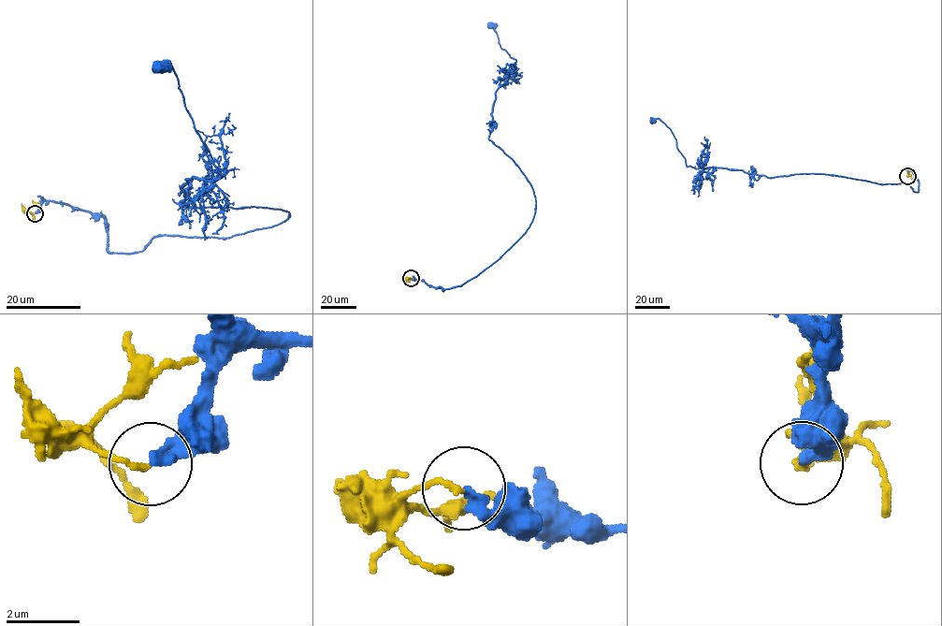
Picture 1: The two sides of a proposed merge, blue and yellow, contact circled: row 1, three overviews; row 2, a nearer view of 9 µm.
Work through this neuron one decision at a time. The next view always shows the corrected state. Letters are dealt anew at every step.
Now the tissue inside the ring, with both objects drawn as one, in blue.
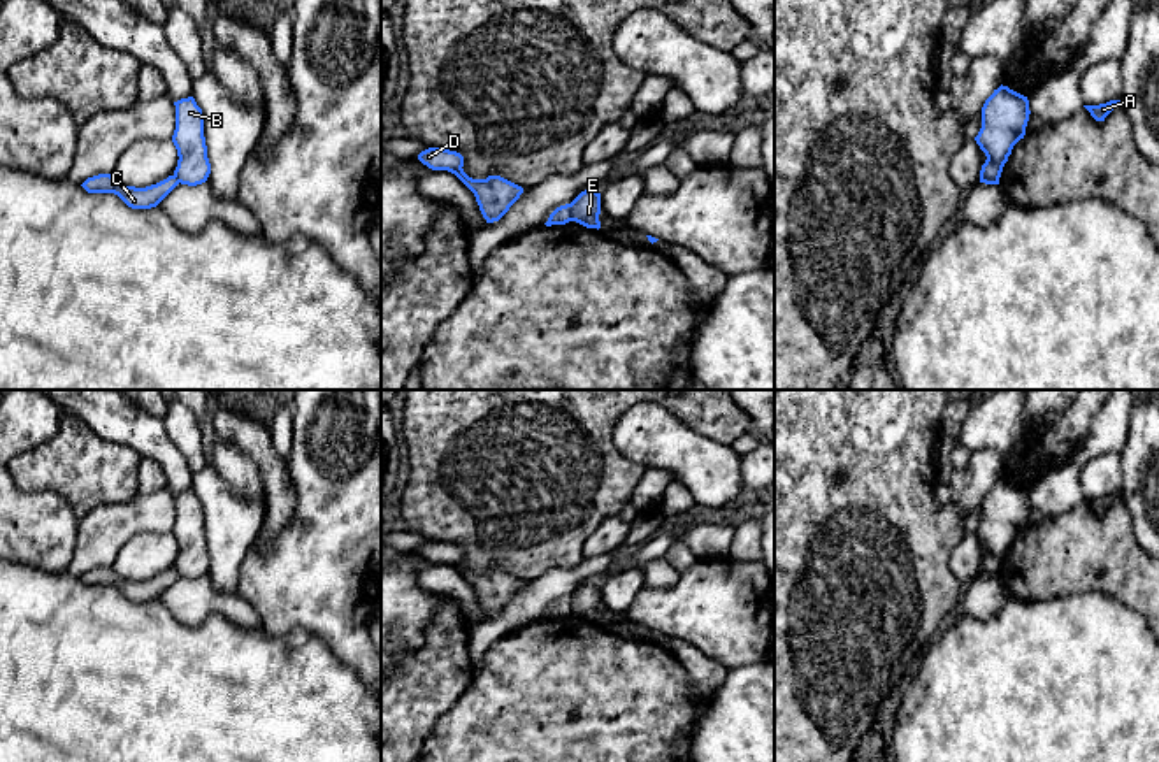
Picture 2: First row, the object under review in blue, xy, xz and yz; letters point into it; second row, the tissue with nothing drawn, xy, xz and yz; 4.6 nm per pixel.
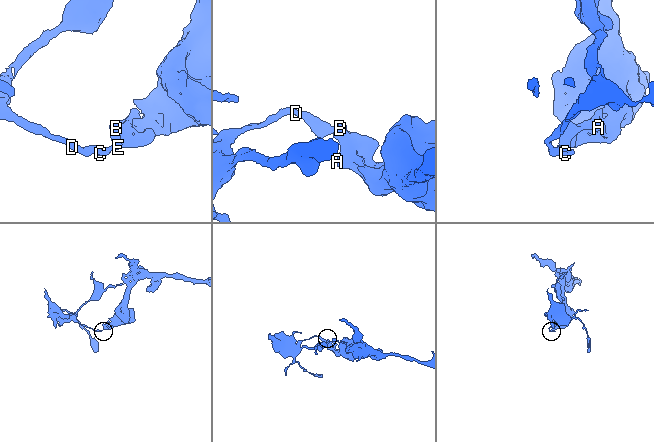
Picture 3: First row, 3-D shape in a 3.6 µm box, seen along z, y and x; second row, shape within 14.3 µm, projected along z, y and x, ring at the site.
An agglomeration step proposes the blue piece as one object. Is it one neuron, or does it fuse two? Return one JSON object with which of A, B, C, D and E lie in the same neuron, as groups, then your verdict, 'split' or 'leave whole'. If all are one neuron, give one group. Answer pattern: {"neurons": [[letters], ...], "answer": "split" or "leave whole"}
{"neurons": [["A", "B", "E"], ["C", "D"]], "answer": "split"}

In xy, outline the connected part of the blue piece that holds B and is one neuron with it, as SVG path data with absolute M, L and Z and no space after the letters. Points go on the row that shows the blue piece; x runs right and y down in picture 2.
M193 97L174 102L176 130L172 142L177 149L177 167L174 176L177 183L197 186L207 181L211 163L204 137L204 114Z

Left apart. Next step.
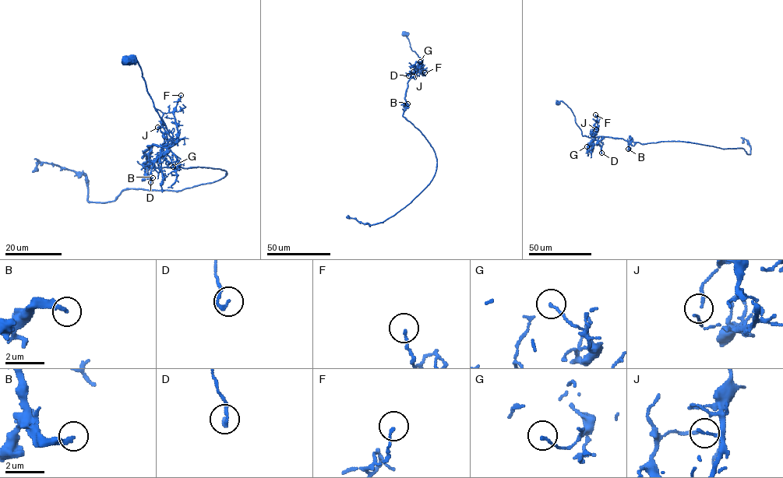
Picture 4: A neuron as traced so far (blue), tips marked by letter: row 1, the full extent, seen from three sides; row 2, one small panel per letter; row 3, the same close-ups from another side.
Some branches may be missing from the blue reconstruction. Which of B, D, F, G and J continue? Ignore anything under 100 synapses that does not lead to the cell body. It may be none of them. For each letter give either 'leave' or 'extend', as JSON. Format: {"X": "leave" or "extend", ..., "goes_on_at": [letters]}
{"B": "leave", "D": "leave", "F": "leave", "G": "leave", "J": "leave", "goes_on_at": []}

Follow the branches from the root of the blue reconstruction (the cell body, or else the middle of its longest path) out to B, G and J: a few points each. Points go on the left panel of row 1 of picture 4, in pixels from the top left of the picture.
B: (205, 167), (145, 166), (142, 163), (147, 159), (145, 174), (149, 177), (153, 177)
G: (205, 167), (145, 166), (143, 151), (164, 146), (178, 160), (179, 166), (173, 166)
J: (205, 167), (145, 166), (142, 163), (148, 159), (143, 152), (147, 146), (167, 146), (167, 138), (157, 127)

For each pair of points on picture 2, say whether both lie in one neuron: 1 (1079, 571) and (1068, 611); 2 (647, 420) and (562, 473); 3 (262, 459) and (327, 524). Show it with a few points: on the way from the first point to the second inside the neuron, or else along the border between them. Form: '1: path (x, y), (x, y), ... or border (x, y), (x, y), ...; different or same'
1: border (1112, 597), (1101, 592), (1080, 592), (1031, 601); different
2: border (627, 408), (617, 422), (613, 443), (645, 467); different
3: border (285, 460), (294, 485), (294, 515), (278, 529); different

